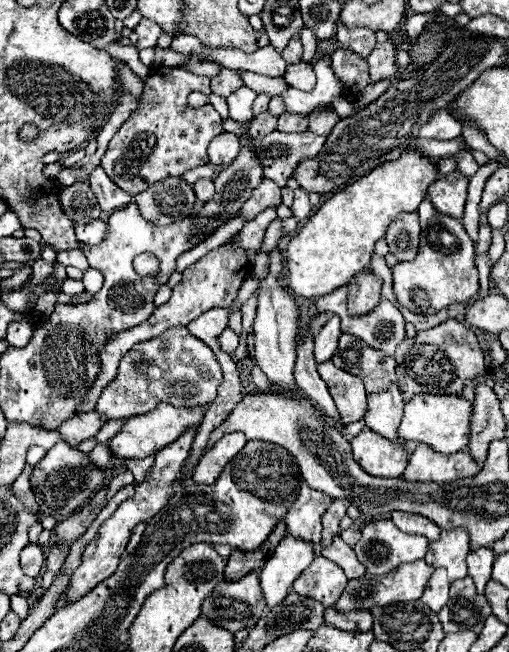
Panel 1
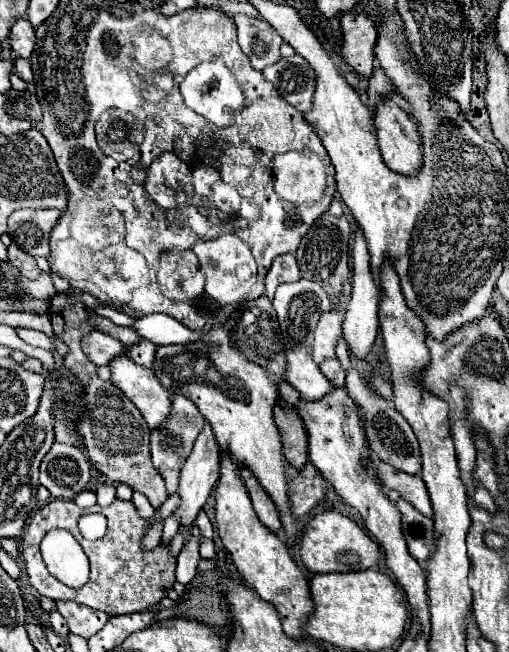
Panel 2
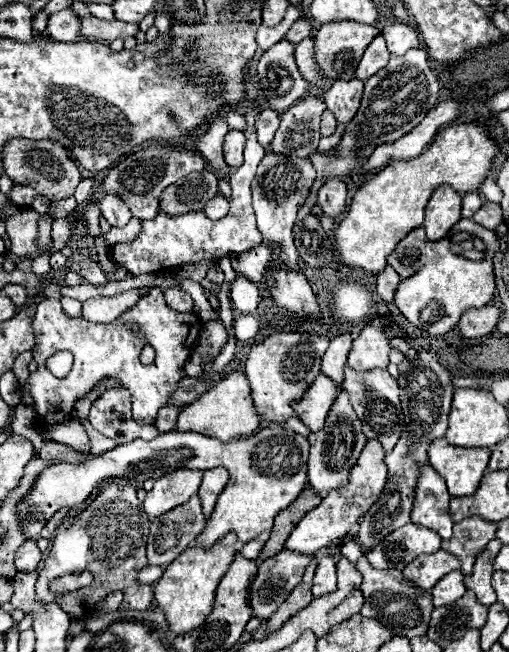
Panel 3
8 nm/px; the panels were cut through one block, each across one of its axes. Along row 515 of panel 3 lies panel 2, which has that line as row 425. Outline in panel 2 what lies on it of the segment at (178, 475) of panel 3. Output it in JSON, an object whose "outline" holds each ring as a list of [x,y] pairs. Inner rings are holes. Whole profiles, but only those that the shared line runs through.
{"outline":[[[128,356],[114,358],[110,362],[110,370],[112,384],[118,386],[136,404],[148,428],[160,428],[160,424],[170,416],[172,398],[170,392],[160,386],[154,370],[132,362]]]}

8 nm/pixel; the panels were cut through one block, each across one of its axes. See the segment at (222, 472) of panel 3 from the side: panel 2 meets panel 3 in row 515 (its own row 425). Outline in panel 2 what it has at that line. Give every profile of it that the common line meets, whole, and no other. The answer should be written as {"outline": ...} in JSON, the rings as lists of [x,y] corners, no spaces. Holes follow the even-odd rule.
{"outline":[[[206,422],[204,424],[204,430],[200,432],[200,436],[196,438],[196,444],[194,444],[194,450],[192,454],[188,456],[184,468],[182,468],[182,474],[180,474],[180,488],[178,488],[178,494],[182,498],[182,504],[180,508],[176,510],[176,514],[182,518],[182,526],[190,526],[194,520],[196,520],[196,514],[202,510],[202,506],[206,504],[212,488],[216,486],[218,482],[218,476],[220,476],[220,460],[222,460],[222,452],[220,452],[220,446],[218,442],[214,440],[214,432],[212,432],[212,426]]]}

